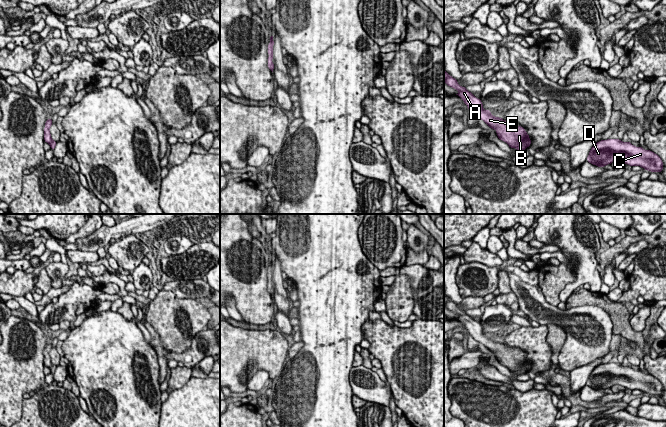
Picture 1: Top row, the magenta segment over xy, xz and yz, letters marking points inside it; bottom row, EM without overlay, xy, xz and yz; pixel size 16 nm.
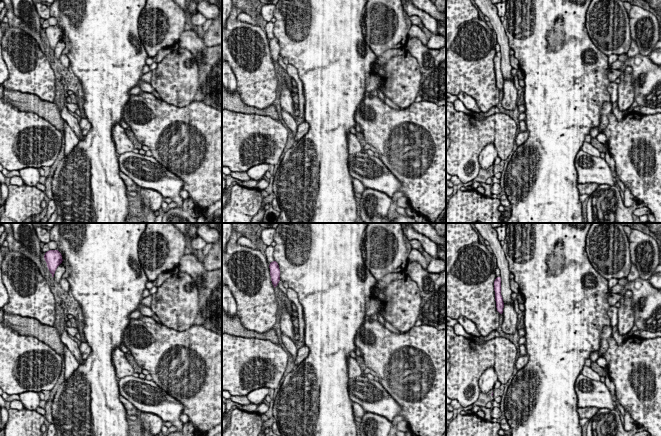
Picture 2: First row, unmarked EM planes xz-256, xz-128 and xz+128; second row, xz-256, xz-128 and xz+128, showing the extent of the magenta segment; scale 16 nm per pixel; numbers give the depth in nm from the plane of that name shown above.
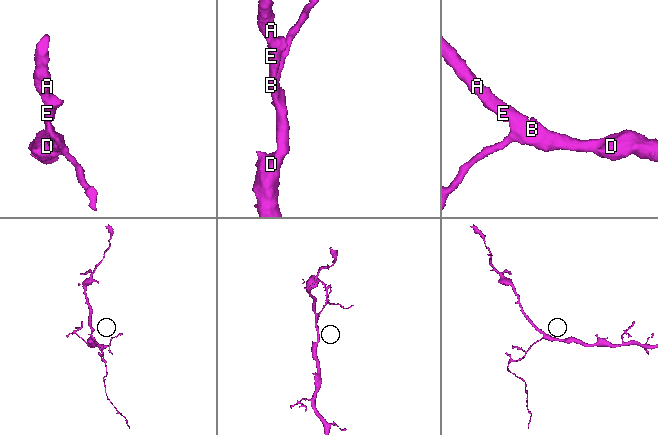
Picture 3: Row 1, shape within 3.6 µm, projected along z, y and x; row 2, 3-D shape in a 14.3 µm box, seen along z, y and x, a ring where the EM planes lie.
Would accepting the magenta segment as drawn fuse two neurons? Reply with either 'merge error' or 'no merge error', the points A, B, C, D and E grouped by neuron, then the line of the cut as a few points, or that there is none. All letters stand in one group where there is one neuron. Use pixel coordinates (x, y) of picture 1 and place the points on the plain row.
no merge error; groups A B C D E; cut none

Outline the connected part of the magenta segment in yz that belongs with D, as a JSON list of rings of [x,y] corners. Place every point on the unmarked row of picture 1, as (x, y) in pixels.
[[[619,363],[597,366],[591,372],[587,385],[598,391],[605,391],[613,385],[621,385],[630,390],[640,390],[651,396],[660,397],[663,394],[663,386],[657,378]]]

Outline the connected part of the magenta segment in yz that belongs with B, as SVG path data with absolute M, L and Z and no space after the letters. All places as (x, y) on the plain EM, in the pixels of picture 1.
M444 294L444 306L458 314L456 318L468 330L468 333L478 342L483 344L491 353L495 353L497 360L500 364L506 366L510 372L515 372L518 375L526 374L531 369L529 358L526 357L522 350L514 350L503 344L502 342L495 341L490 337L490 334L484 334L483 328L480 323L476 322L465 311L458 308L457 303L450 300Z

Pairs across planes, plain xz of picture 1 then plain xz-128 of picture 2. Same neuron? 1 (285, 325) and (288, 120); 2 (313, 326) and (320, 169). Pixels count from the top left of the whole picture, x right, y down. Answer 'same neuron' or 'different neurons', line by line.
1: same neuron
2: same neuron

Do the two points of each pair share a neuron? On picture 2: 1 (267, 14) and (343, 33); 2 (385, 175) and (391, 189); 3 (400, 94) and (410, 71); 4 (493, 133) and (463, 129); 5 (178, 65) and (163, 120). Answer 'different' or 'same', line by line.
1: different
2: same
3: same
4: same
5: different

